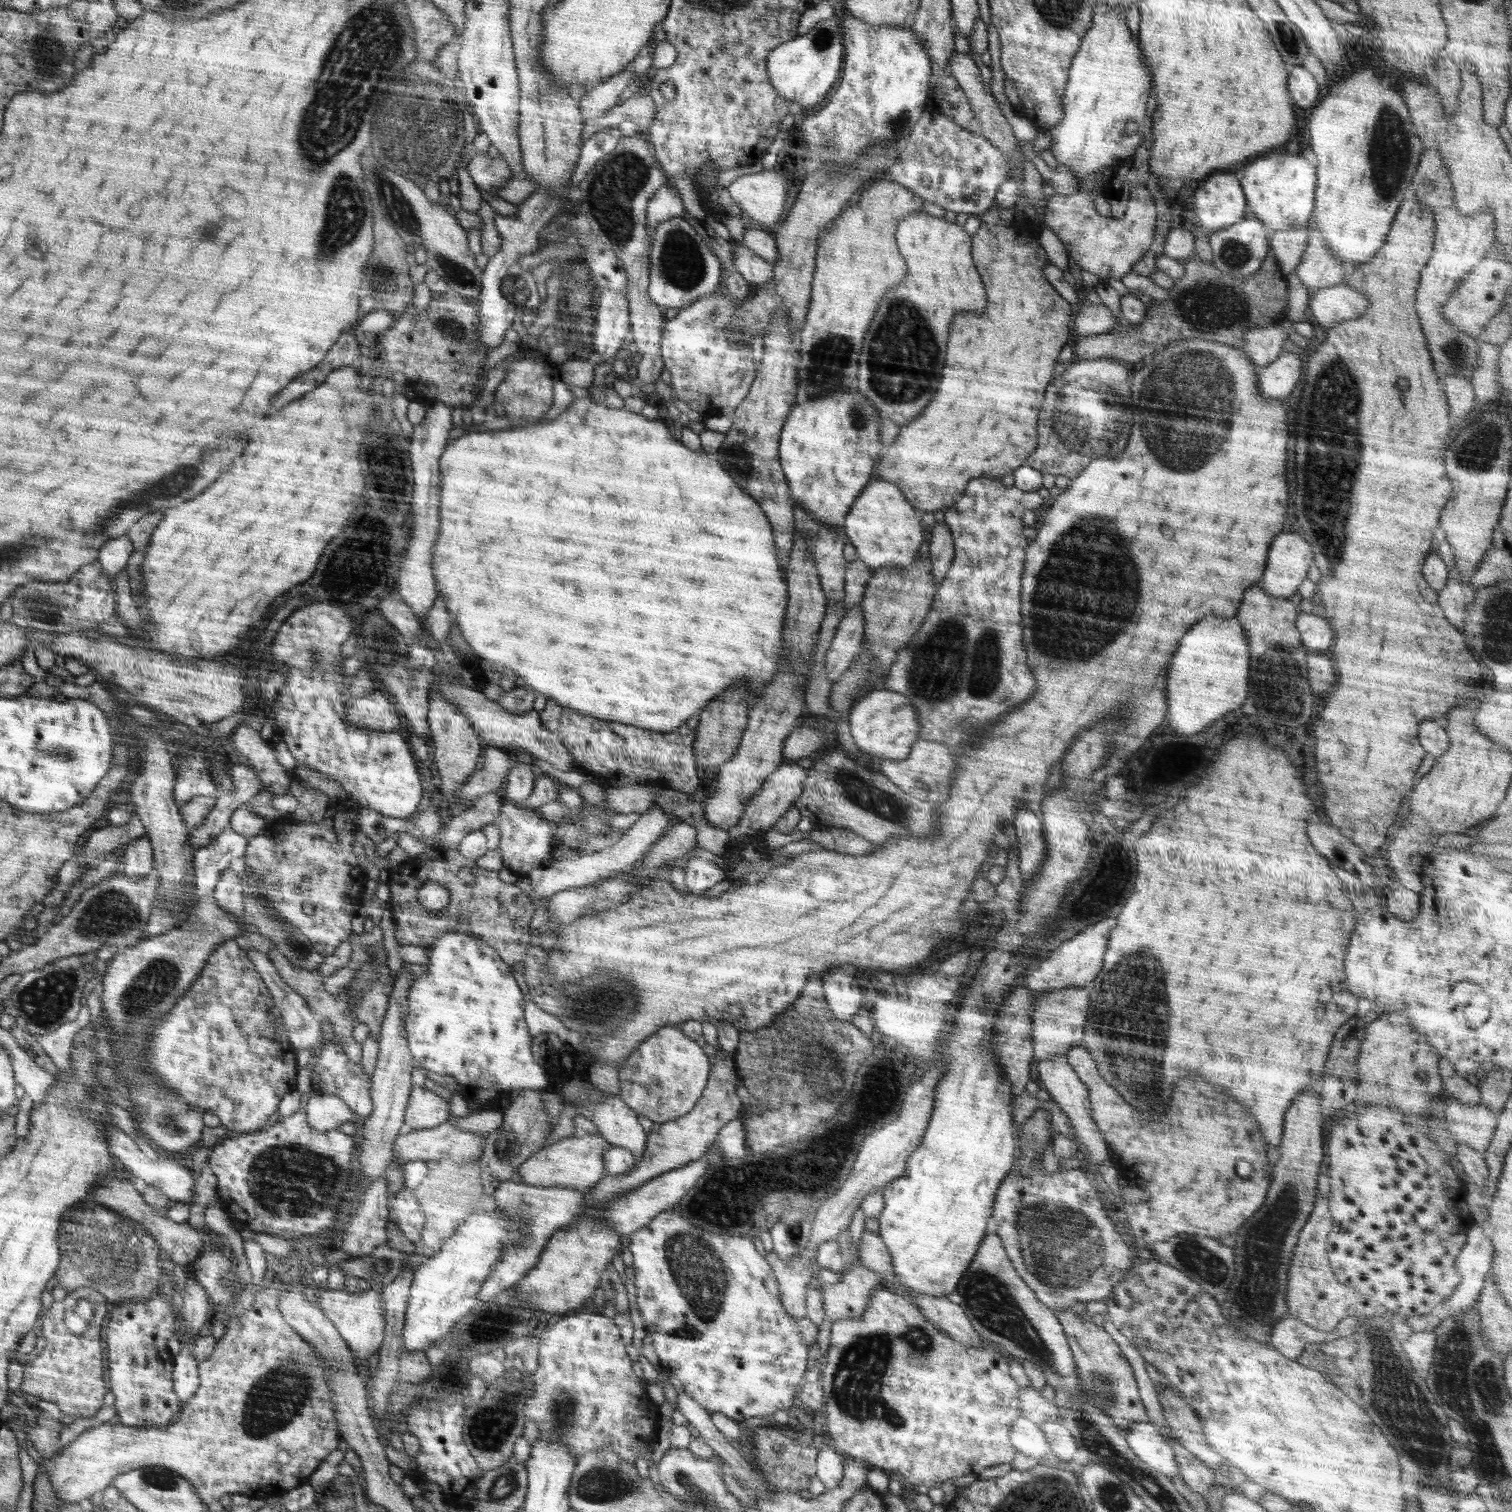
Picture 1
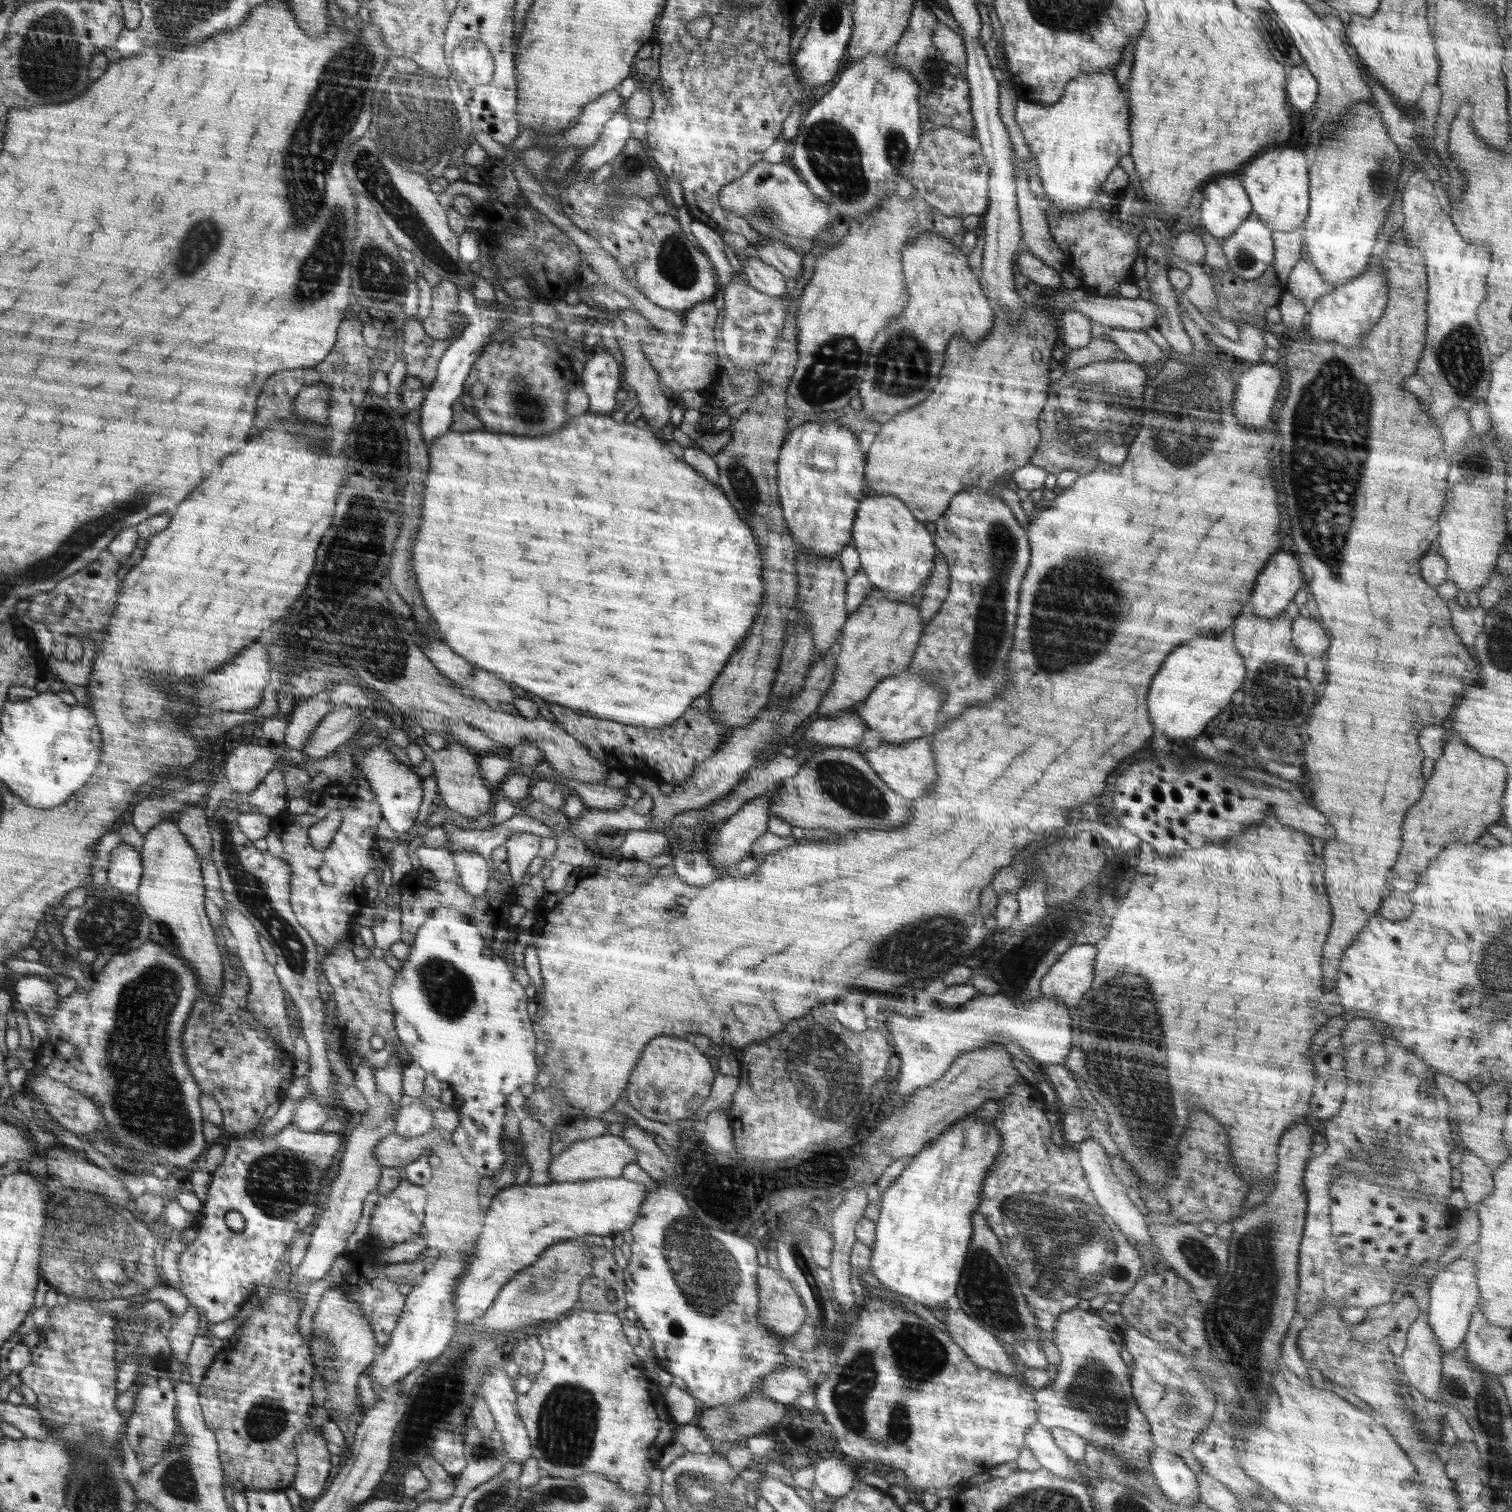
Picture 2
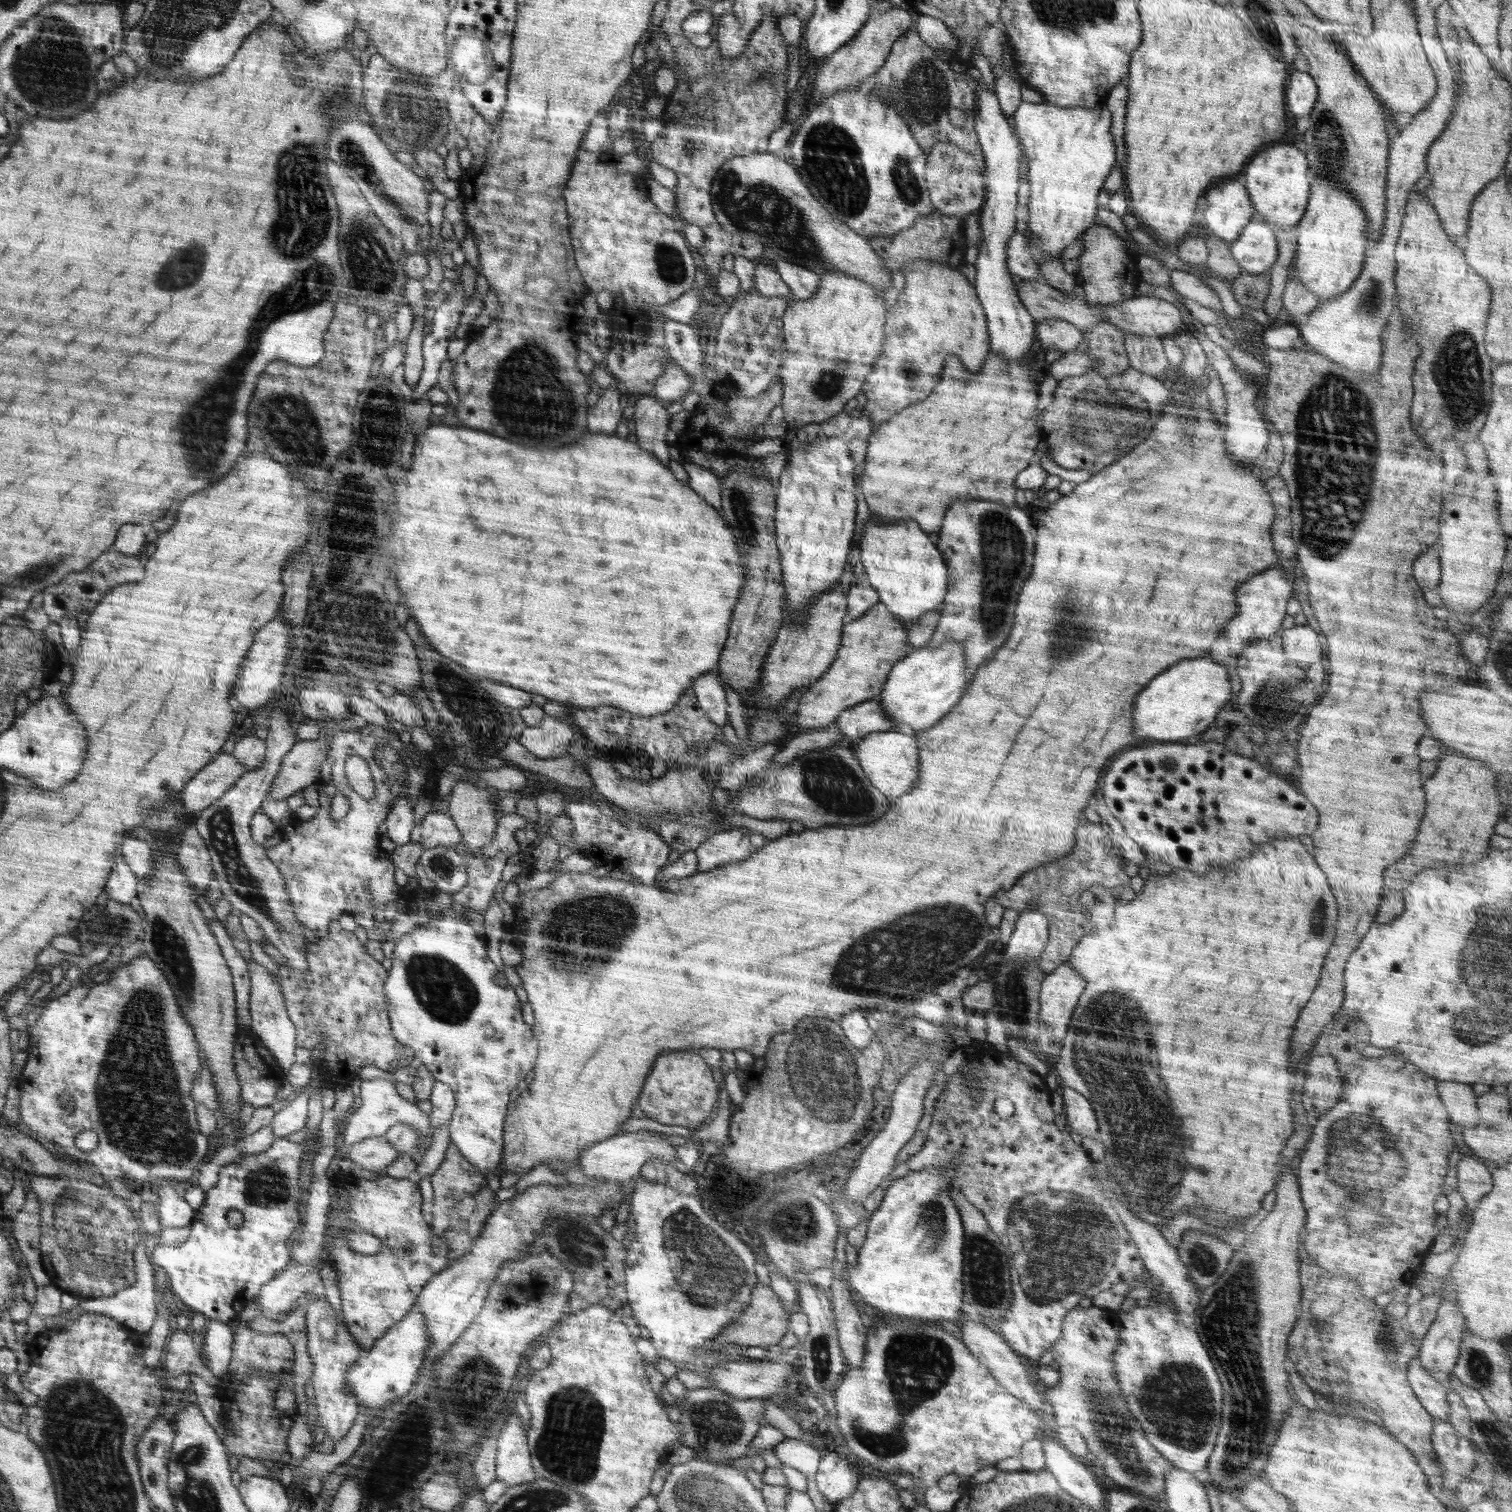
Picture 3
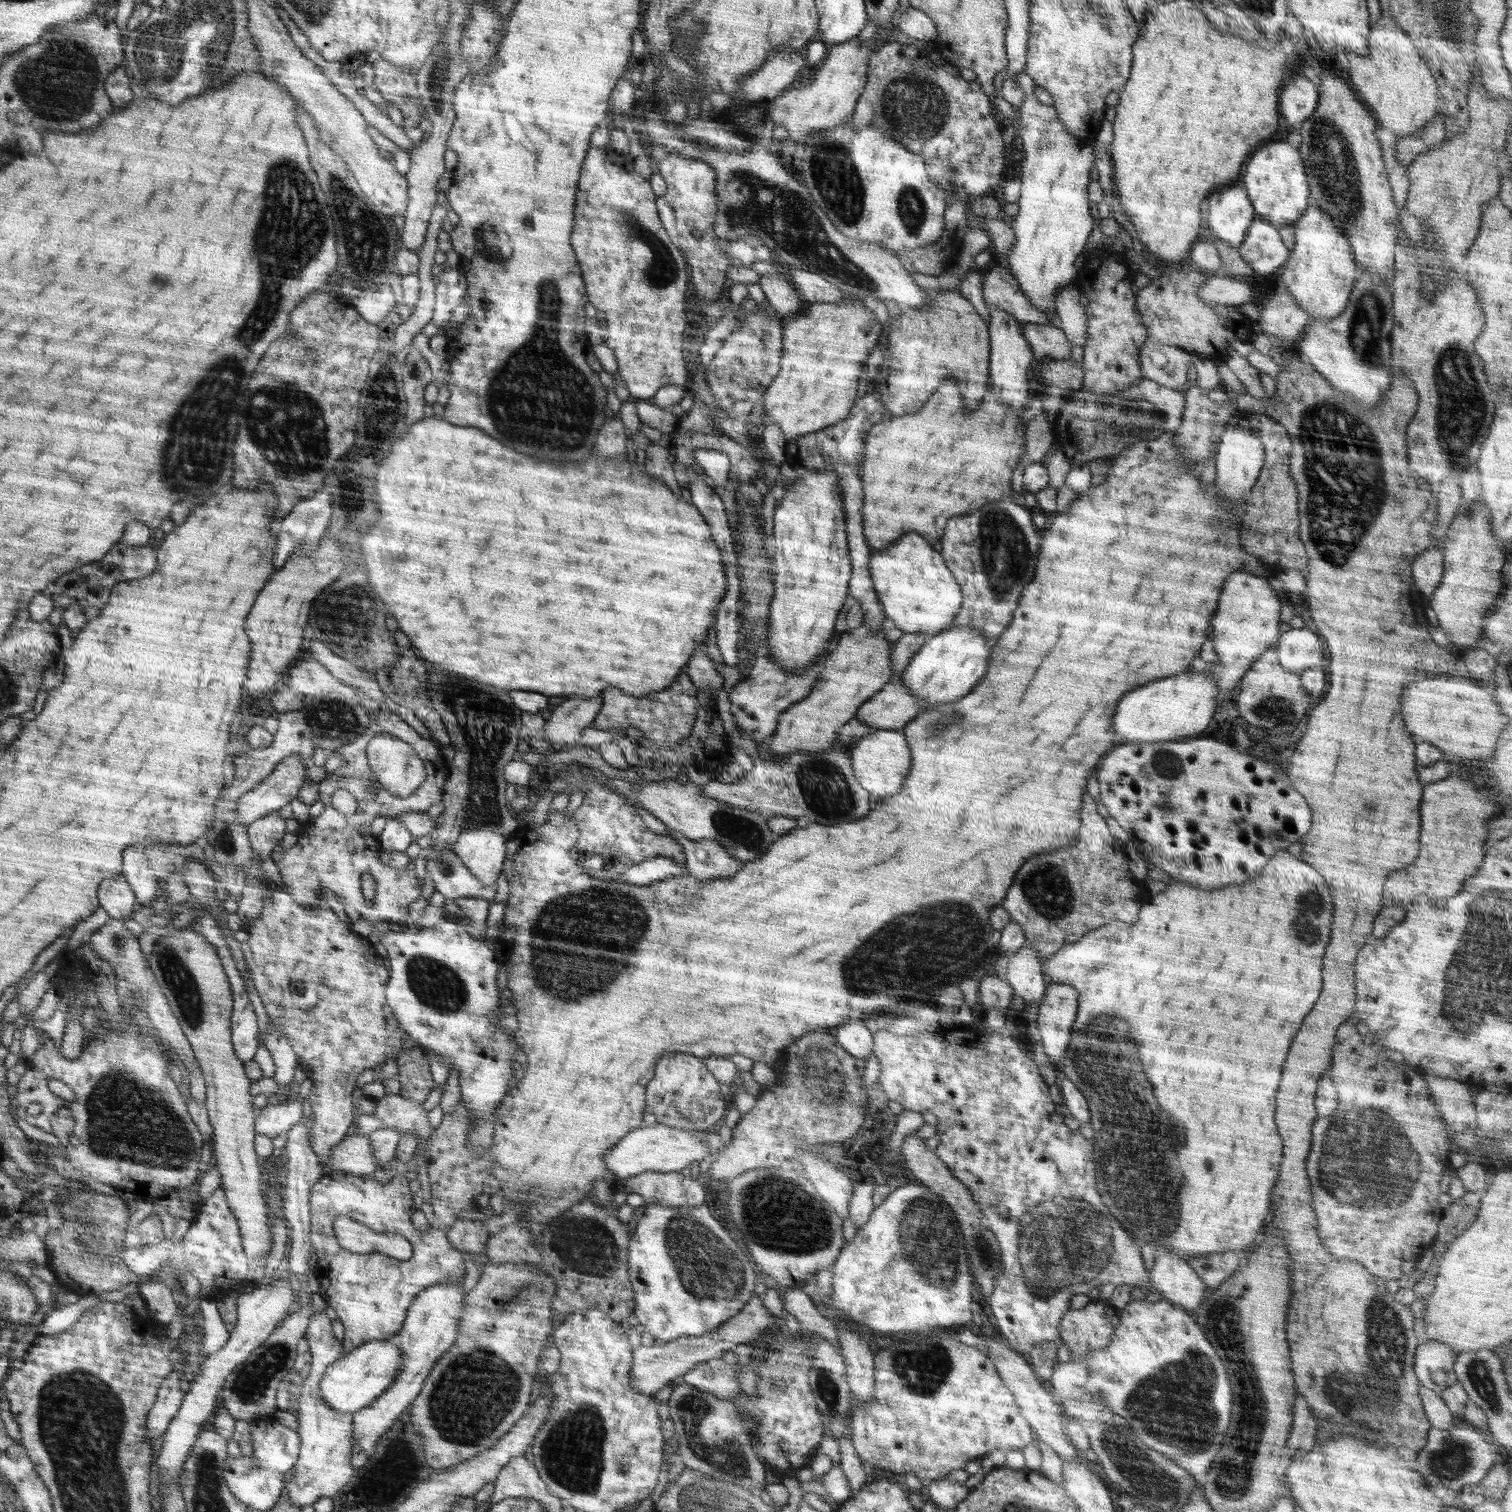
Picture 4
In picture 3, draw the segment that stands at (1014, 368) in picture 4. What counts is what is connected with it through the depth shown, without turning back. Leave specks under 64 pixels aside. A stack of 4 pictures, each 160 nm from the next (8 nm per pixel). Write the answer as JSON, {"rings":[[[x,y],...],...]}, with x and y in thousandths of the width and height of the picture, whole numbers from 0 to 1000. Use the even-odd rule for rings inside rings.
{"rings":[[[649,54],[646,61],[644,81],[651,104],[650,118],[653,127],[651,134],[648,138],[649,160],[647,162],[647,167],[645,174],[645,192],[653,210],[656,231],[668,238],[672,238],[679,235],[683,226],[685,224],[685,213],[673,196],[673,185],[666,177],[665,168],[665,162],[673,153],[672,145],[675,141],[673,135],[673,124],[675,118],[673,110],[677,98],[661,71],[659,62],[655,61]]]}

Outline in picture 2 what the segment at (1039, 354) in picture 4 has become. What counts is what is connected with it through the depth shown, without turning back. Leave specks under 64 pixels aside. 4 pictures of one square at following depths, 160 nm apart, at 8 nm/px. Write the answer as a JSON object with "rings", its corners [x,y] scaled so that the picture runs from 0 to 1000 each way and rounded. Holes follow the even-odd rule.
{"rings":[[[704,205],[702,208],[700,221],[701,229],[705,232],[718,229],[723,224],[722,213],[714,206]]]}

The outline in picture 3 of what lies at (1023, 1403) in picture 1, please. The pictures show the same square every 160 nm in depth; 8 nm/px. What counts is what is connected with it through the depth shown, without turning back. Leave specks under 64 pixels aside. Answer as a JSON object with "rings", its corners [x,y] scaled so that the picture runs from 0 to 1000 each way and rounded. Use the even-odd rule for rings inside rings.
{"rings":[[[724,862],[720,865],[713,864],[708,866],[702,874],[702,884],[693,892],[701,908],[700,915],[694,917],[691,922],[695,943],[710,944],[713,946],[718,953],[720,960],[725,964],[726,968],[730,970],[731,976],[739,981],[745,983],[750,988],[756,988],[766,992],[766,989],[771,987],[771,974],[776,970],[759,954],[754,942],[747,935],[745,926],[741,922],[736,900],[741,880],[738,868]]]}

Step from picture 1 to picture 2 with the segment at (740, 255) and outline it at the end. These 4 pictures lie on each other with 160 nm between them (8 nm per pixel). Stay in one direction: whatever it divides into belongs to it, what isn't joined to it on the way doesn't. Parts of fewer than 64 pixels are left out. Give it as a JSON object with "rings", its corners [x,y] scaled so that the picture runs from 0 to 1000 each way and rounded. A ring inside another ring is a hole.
{"rings":[[[497,167],[495,171],[491,175],[491,181],[494,185],[495,188],[508,196],[519,195],[522,190],[522,187],[517,181],[504,173]]]}

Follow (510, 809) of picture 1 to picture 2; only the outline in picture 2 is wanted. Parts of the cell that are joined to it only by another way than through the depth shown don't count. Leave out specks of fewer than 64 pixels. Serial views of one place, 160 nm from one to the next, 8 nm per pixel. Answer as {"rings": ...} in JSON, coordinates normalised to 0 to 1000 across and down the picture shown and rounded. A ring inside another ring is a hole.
{"rings":[[[340,551],[333,557],[335,562],[338,581],[340,583],[345,582],[351,570],[356,566],[357,556],[358,554],[354,552]]]}

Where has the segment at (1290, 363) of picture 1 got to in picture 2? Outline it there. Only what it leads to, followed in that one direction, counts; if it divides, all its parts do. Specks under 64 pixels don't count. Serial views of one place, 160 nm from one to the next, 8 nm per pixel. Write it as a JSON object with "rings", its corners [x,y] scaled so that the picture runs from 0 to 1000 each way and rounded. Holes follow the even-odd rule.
{"rings":[[[833,239],[817,251],[815,271],[821,282],[836,284],[840,279],[841,270],[849,255],[850,246],[847,240]]]}

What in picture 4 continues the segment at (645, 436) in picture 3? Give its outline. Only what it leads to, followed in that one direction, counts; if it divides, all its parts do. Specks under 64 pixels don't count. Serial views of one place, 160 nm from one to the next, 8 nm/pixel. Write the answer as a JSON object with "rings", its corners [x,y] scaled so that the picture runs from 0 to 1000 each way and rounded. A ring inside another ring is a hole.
{"rings":[[[431,293],[427,296],[427,312],[429,315],[437,317],[446,328],[450,329],[450,323],[446,315],[445,306],[443,306],[443,297]]]}

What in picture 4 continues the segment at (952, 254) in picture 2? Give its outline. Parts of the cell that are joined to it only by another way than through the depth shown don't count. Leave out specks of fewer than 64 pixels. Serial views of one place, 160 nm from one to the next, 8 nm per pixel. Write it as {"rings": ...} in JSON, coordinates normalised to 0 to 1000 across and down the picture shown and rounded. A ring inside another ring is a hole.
{"rings":[[[622,191],[608,204],[596,203],[595,210],[584,214],[581,223],[585,239],[577,253],[589,274],[607,272],[628,247],[635,255],[640,271],[648,269],[653,258],[654,216],[636,193]]]}

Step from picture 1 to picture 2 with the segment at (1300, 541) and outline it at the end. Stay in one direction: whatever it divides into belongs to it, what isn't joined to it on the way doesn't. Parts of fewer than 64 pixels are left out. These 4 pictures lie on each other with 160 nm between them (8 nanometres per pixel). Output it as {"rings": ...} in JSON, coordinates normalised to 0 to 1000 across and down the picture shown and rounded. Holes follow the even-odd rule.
{"rings":[[[845,364],[841,368],[838,375],[835,376],[832,380],[825,401],[828,402],[829,405],[837,409],[841,409],[847,405],[849,405],[852,399],[857,394],[858,391],[863,387],[862,382],[863,375],[859,372],[857,366]]]}

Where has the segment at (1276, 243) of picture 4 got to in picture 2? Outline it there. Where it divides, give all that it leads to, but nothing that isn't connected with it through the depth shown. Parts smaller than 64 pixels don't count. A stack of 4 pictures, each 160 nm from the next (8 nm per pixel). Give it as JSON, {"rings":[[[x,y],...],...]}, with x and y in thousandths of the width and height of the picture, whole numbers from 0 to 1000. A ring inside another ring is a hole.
{"rings":[[[829,142],[821,147],[816,155],[808,158],[807,163],[812,172],[812,177],[820,184],[828,186],[842,173],[841,152]]]}

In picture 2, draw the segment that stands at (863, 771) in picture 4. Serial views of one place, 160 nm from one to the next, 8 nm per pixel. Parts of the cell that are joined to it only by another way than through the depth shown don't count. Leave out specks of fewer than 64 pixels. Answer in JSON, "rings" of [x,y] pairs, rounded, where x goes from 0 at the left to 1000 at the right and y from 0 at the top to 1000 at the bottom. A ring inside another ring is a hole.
{"rings":[[[614,487],[606,488],[599,492],[587,492],[585,491],[579,495],[574,495],[573,503],[585,519],[598,528],[604,529],[604,528],[612,526],[614,522],[616,522],[616,520],[619,517],[620,509],[617,493]]]}

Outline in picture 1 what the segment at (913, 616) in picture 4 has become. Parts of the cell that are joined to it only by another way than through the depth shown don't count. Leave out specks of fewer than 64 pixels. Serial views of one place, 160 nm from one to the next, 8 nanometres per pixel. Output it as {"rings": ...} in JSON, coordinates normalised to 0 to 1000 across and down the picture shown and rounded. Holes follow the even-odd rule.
{"rings":[[[582,316],[575,317],[567,329],[565,330],[565,333],[558,342],[557,349],[561,358],[566,363],[567,370],[575,376],[577,380],[583,376],[601,376],[603,372],[606,371],[608,360],[611,356],[608,340],[590,319],[585,319]]]}

